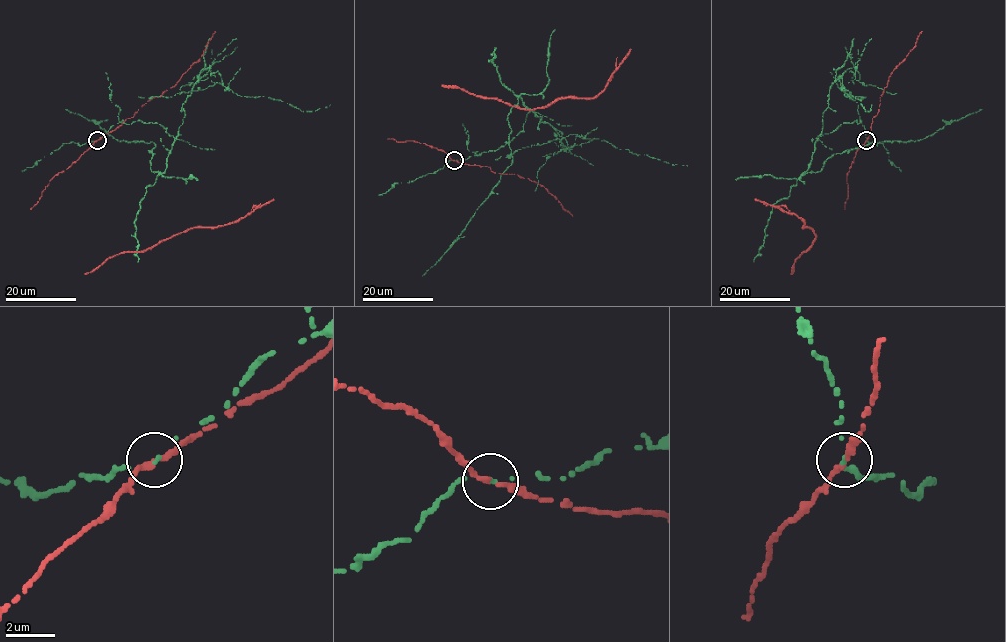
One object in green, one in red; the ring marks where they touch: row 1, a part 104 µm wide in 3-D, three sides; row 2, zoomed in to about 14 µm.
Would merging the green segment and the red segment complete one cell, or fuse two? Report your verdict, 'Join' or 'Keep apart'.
Keep apart

